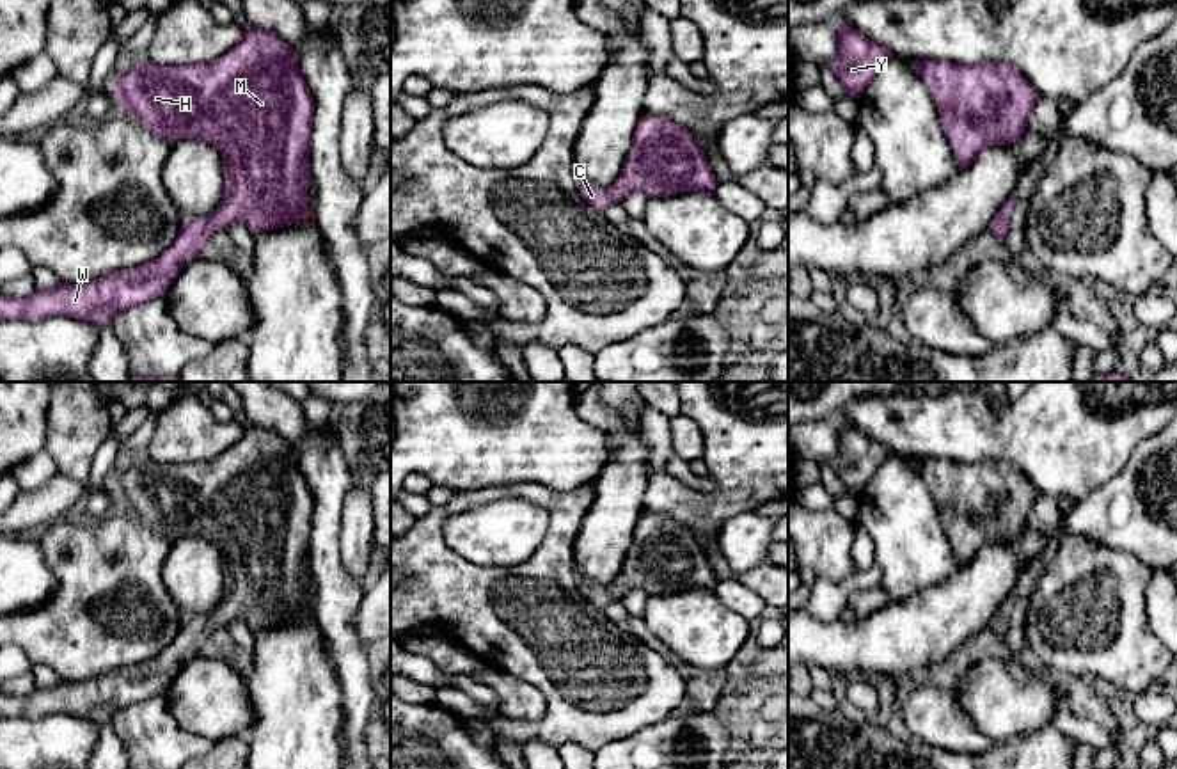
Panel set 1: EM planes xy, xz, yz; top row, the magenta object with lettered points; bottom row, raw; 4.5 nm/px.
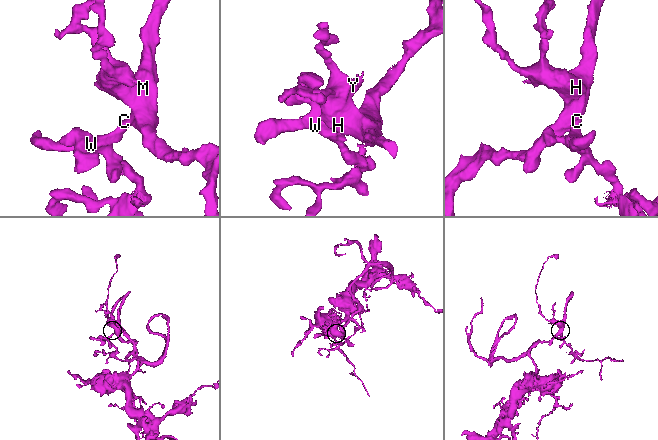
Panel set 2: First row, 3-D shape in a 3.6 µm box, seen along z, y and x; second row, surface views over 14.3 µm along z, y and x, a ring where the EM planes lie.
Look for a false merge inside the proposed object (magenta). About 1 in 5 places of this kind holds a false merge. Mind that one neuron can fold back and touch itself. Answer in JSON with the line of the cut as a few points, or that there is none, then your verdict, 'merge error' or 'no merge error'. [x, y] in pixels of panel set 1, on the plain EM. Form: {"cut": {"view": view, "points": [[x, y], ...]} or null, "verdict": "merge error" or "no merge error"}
{"cut": null, "verdict": "no merge error"}

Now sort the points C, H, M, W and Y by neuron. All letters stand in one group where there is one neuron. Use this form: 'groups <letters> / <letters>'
groups C H M W Y

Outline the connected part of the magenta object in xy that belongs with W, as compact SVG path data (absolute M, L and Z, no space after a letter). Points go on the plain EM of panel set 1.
M245 424L241 439L209 462L158 464L138 460L114 481L124 510L170 543L181 536L197 536L217 543L224 558L224 593L211 614L186 614L174 641L156 657L135 666L107 671L87 682L62 680L53 689L36 687L32 694L0 693L0 719L41 719L66 714L112 723L117 710L167 691L179 668L201 654L217 629L245 620L252 634L314 616L307 604L312 581L309 551L314 499L298 465L298 451L277 432Z

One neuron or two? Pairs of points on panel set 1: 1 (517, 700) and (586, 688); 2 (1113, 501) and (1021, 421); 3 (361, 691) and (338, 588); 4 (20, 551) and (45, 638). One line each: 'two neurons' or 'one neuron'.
1: two neurons
2: two neurons
3: one neuron
4: two neurons

